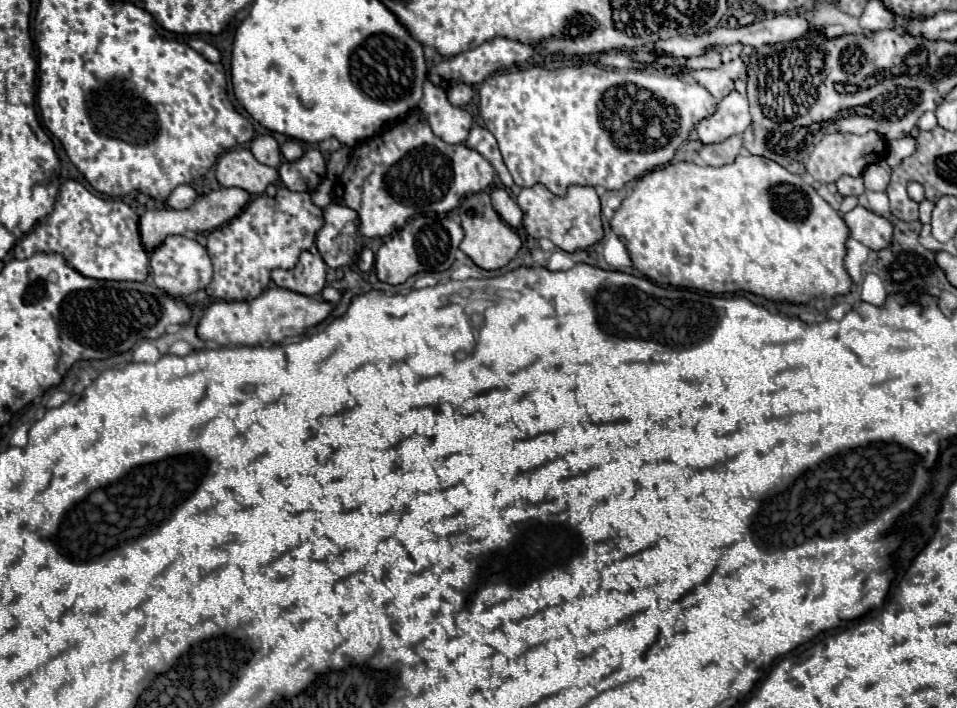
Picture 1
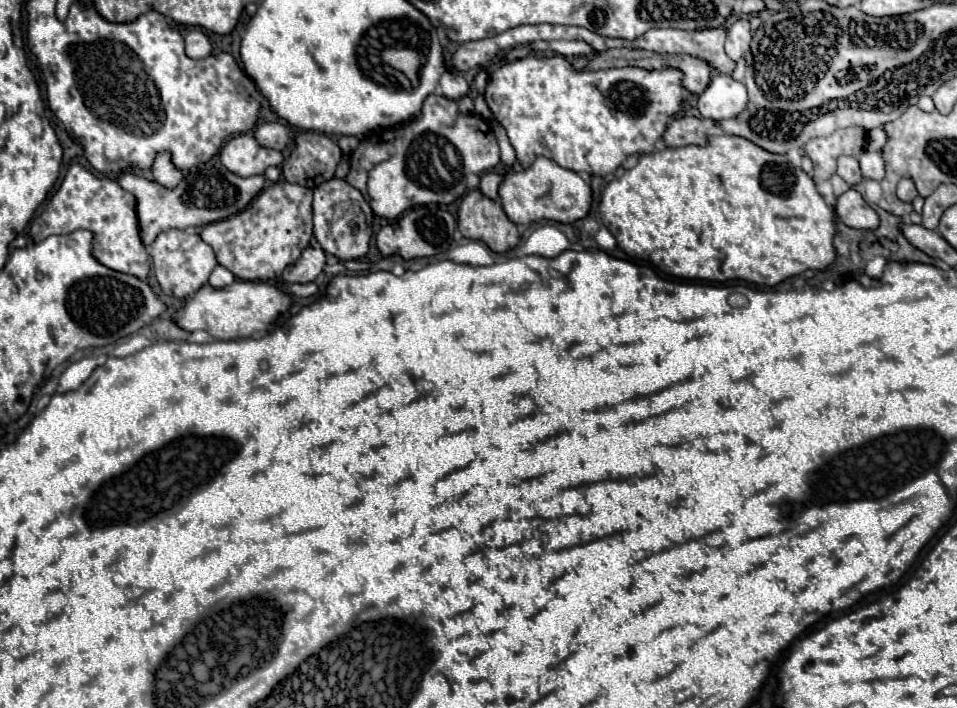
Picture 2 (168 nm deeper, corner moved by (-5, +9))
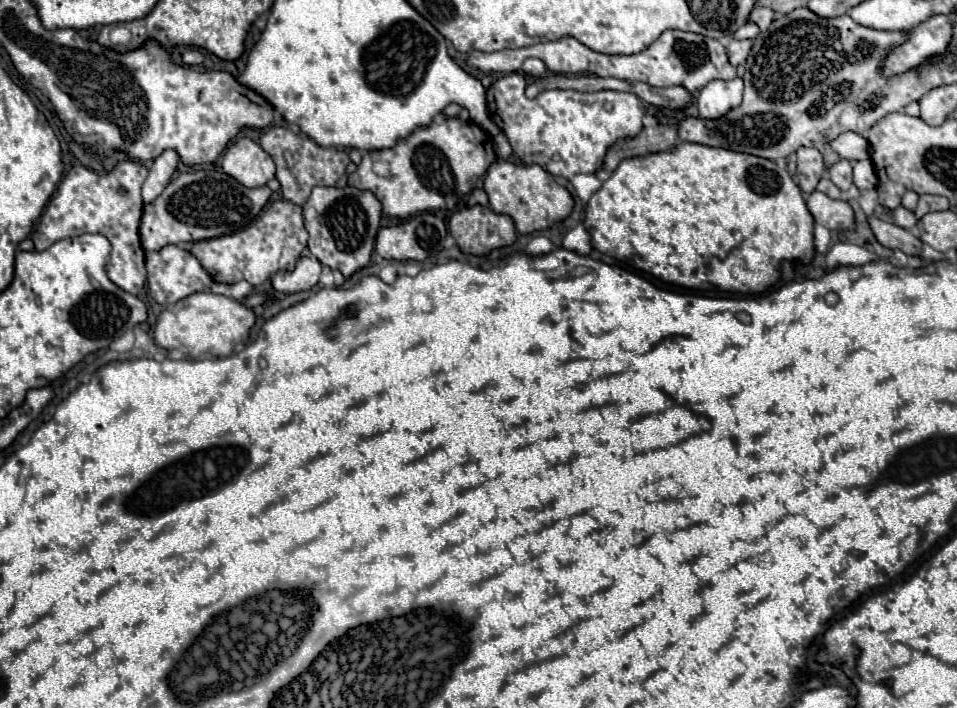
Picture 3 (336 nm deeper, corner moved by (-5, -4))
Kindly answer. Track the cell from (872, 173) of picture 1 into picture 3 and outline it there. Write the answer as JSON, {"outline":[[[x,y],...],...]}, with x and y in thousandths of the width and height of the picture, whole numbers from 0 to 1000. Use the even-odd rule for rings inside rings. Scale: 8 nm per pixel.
{"outline":[[[900,226],[891,232],[891,257],[898,268],[912,268],[916,263],[916,249],[910,226]]]}

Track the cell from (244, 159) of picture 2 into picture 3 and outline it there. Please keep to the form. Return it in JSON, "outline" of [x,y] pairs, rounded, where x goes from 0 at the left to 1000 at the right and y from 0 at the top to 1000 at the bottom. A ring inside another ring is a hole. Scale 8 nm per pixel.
{"outline":[[[252,195],[241,203],[233,218],[231,237],[258,266],[277,263],[279,254],[287,251],[287,229],[262,195]]]}

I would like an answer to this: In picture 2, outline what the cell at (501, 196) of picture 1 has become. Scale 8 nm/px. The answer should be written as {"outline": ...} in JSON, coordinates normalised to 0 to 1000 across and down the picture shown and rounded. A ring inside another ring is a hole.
{"outline":[[[505,244],[503,247],[503,258],[501,258],[501,270],[505,270],[505,275],[521,284],[521,275],[519,275],[519,264],[524,258],[524,247],[519,244]]]}

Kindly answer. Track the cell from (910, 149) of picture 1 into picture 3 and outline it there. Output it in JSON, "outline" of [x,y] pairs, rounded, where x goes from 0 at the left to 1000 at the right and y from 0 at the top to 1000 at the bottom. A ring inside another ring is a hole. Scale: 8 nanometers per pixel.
{"outline":[[[883,186],[881,192],[873,195],[868,201],[868,209],[883,226],[908,226],[910,215],[908,215],[908,201],[893,189],[893,186]]]}

